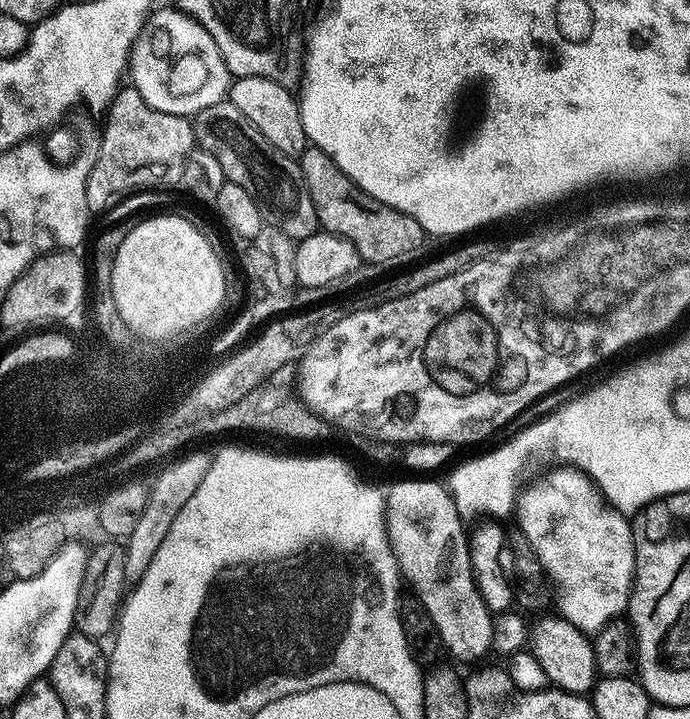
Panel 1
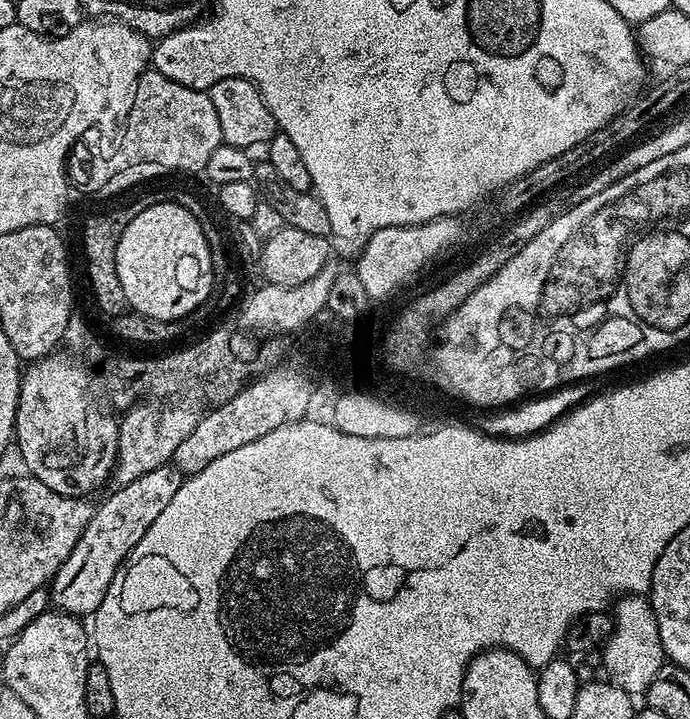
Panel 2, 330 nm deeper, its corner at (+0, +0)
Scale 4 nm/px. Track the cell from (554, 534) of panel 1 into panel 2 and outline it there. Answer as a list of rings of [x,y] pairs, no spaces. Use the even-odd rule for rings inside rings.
[[[629,594],[621,596],[615,601],[614,609],[611,613],[612,633],[609,634],[606,643],[603,645],[604,652],[604,672],[611,683],[616,684],[622,690],[626,690],[626,694],[633,698],[643,697],[647,693],[650,682],[654,682],[654,678],[658,674],[658,670],[666,663],[664,655],[664,647],[662,646],[662,638],[658,634],[658,622],[656,615],[652,609],[651,603],[643,595]]]

